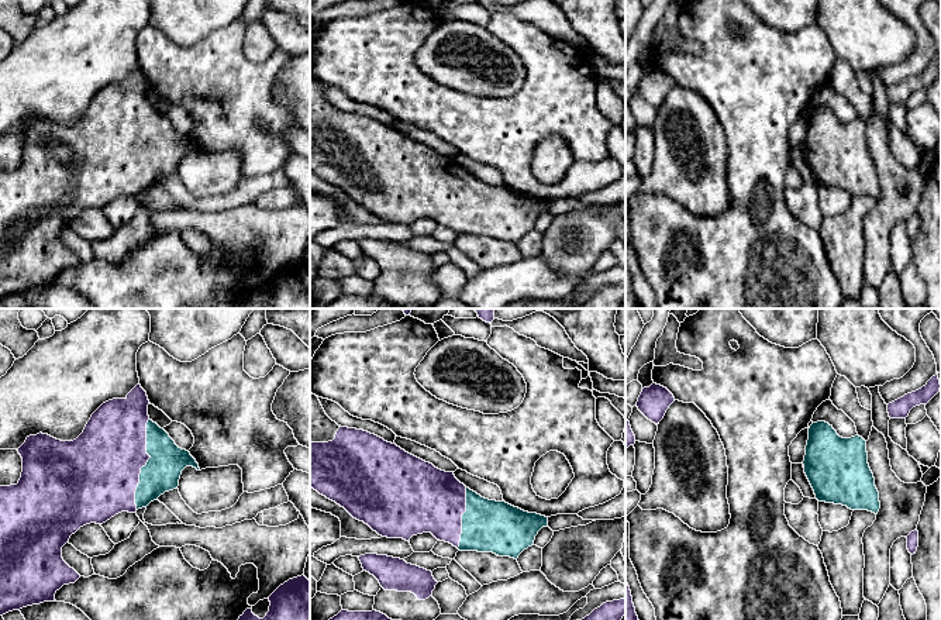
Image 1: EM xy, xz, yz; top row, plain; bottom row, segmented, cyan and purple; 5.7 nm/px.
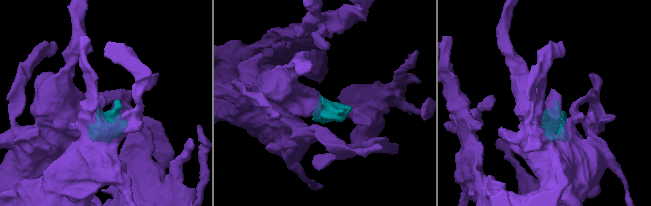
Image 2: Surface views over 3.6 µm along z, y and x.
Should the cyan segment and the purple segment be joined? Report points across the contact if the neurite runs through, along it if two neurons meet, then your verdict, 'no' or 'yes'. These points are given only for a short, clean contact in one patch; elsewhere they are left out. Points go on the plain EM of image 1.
yes

